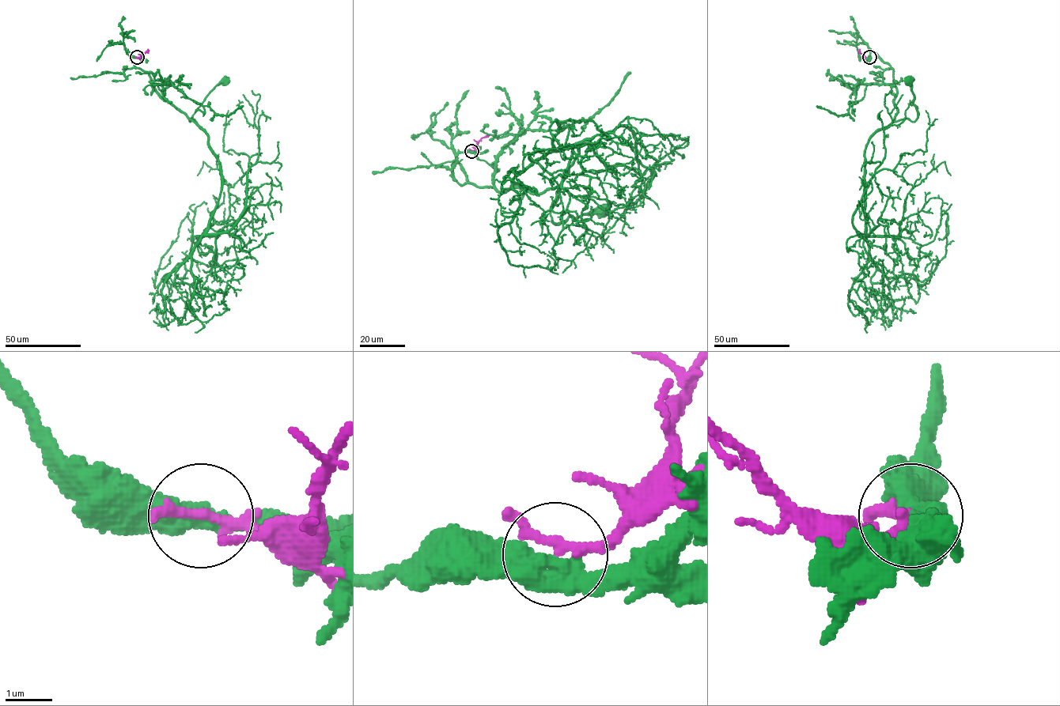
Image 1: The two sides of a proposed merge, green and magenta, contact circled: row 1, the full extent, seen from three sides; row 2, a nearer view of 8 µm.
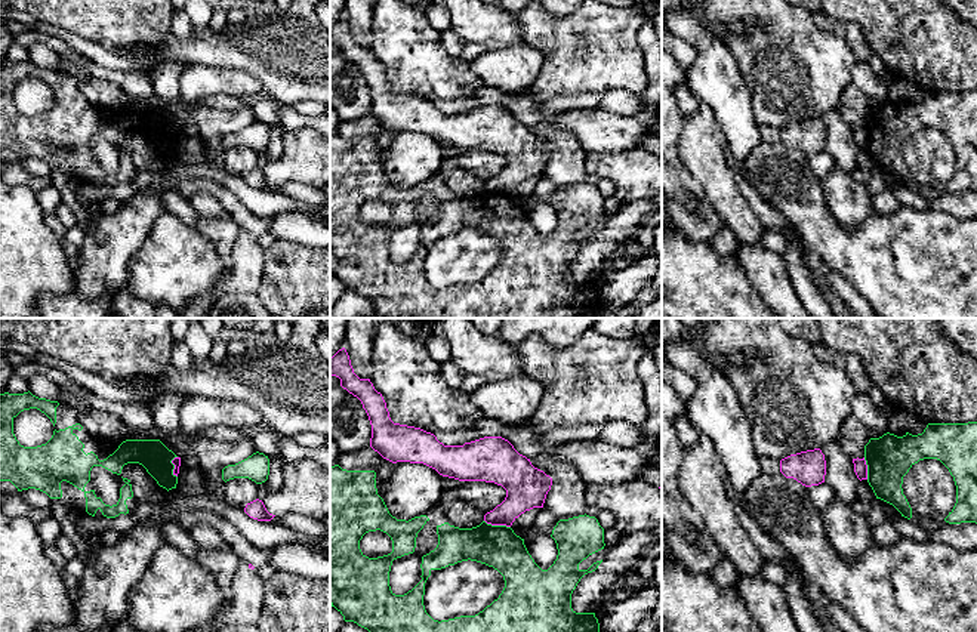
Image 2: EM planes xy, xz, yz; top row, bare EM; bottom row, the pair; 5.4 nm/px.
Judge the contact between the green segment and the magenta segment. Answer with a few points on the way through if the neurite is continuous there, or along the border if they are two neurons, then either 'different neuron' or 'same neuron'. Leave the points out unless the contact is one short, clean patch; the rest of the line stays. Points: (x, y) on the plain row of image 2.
different neuron

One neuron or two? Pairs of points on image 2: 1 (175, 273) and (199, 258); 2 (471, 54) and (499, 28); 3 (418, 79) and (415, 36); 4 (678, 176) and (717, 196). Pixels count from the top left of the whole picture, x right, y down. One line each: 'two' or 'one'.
1: one
2: two
3: one
4: two

